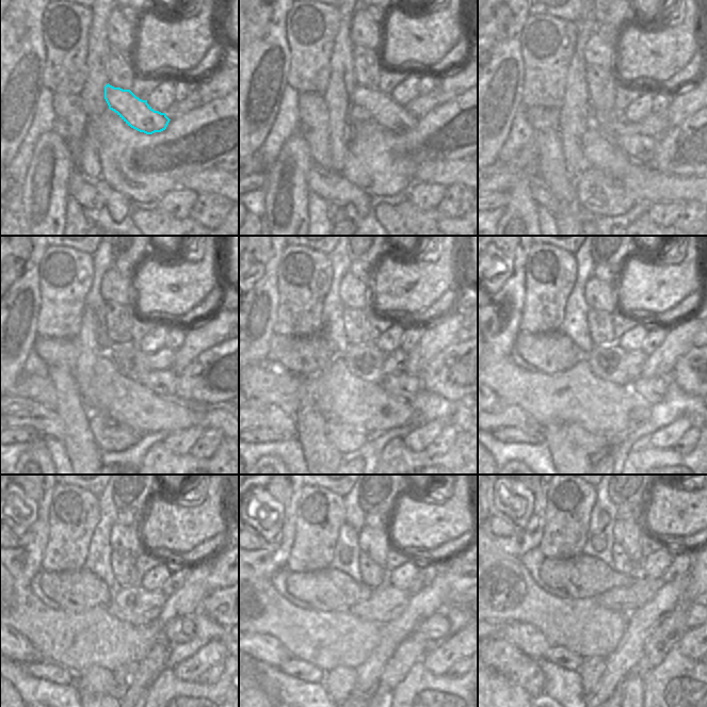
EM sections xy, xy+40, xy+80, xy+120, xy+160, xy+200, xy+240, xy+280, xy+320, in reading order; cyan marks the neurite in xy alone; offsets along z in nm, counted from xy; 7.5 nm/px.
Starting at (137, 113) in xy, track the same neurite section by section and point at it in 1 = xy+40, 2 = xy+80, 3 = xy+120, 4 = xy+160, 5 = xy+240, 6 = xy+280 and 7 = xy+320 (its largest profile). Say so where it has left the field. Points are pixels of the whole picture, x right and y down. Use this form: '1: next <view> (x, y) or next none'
1: next xy+40 (381, 109)
2: next xy+80 (640, 144)
3: next xy+120 (165, 383)
4: next xy+160 (402, 385)
5: next xy+240 (181, 629)
6: next xy+280 (451, 619)
7: next xy+320 (694, 614)

